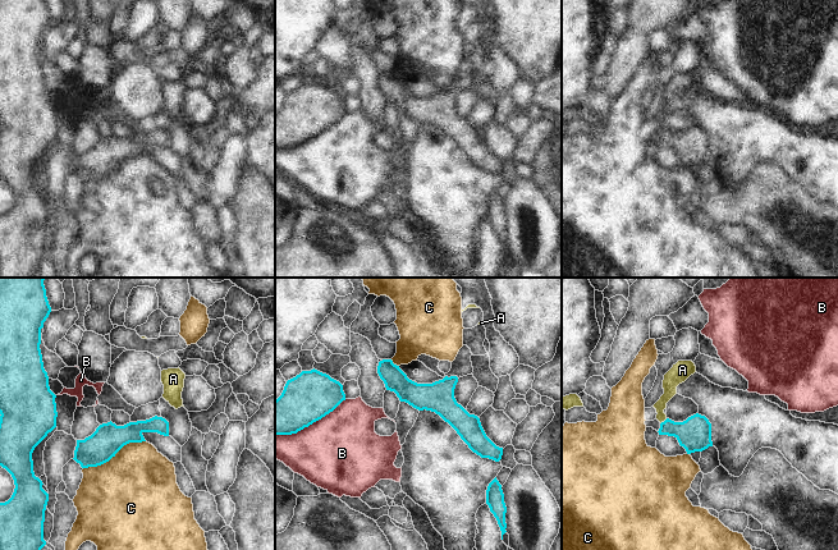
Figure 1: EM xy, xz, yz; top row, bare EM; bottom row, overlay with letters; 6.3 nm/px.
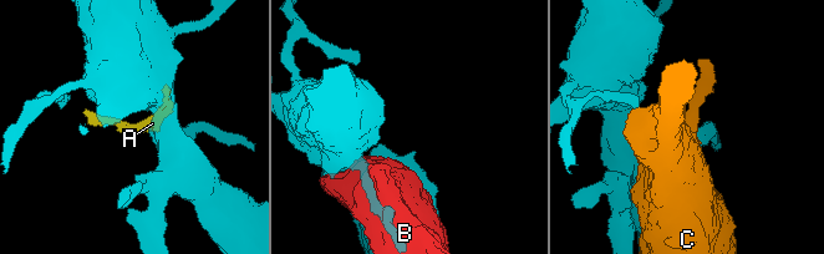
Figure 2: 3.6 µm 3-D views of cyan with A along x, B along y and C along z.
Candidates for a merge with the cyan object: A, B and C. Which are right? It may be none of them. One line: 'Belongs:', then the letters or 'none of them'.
Belongs: A

